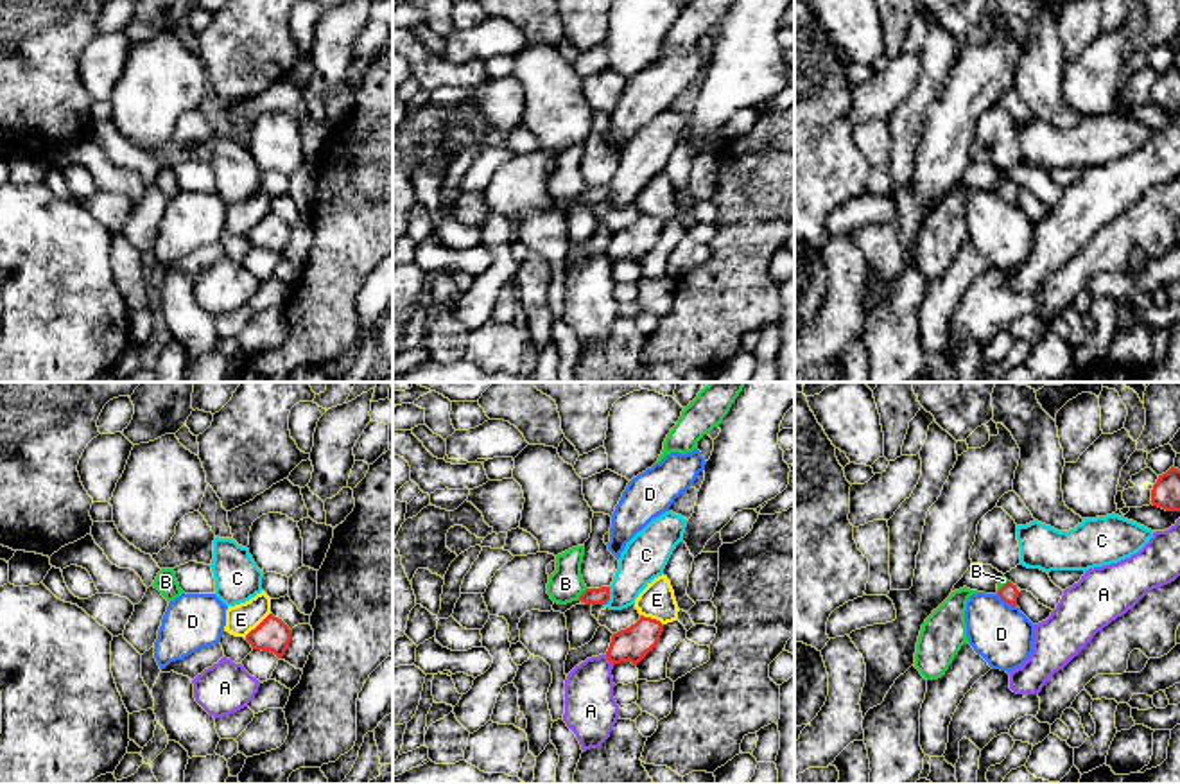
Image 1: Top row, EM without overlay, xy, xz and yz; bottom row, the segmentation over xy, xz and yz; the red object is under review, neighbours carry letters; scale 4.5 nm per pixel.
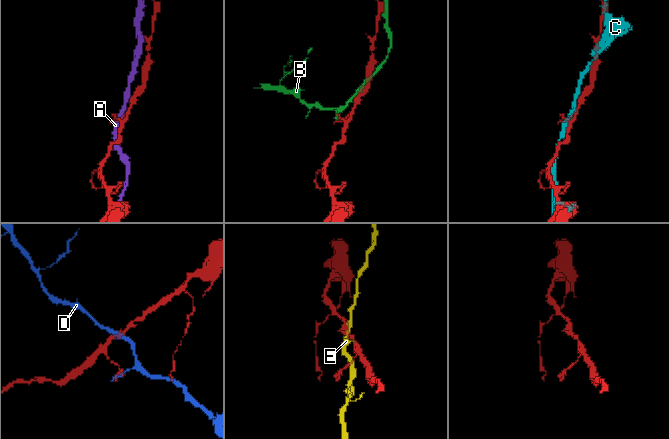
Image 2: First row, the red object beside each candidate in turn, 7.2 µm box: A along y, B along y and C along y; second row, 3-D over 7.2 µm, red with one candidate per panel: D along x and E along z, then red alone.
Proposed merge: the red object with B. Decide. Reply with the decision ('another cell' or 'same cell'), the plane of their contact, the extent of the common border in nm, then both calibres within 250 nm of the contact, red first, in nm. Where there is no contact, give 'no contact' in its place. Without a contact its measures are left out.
another cell; meets red in xz; contact 80 nm long; 80 nm thick on the red side, 160 nm on the other

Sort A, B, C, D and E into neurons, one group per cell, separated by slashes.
A / B / C / D / E

